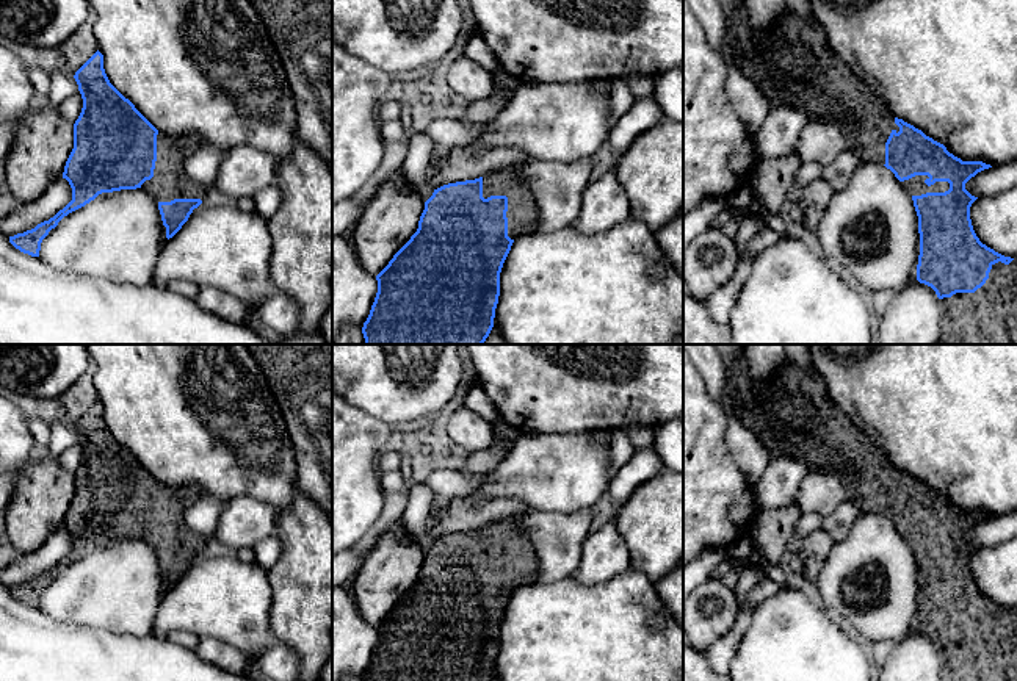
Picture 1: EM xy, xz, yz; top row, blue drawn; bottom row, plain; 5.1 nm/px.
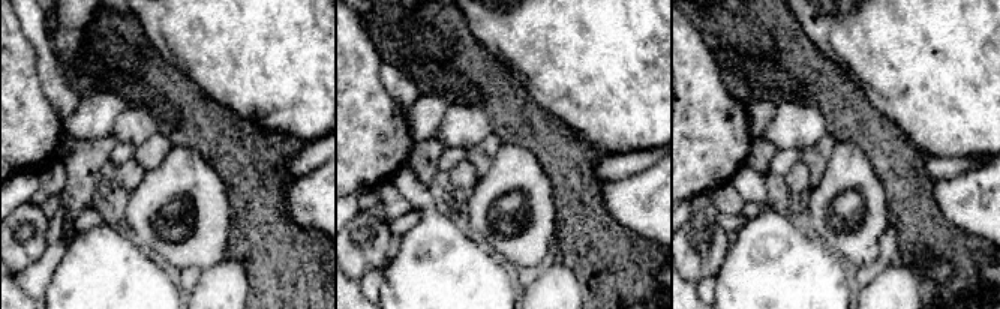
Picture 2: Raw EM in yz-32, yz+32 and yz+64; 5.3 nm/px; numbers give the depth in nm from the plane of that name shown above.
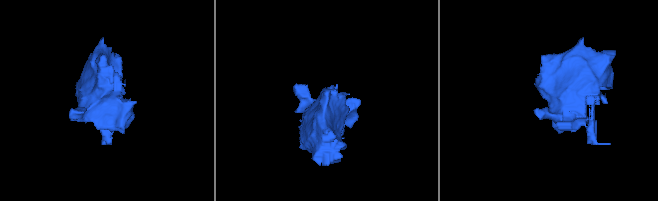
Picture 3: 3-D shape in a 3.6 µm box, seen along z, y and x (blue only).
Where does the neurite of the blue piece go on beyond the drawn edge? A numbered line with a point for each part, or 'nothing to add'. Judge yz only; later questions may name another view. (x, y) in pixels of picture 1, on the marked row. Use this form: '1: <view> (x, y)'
1: yz (915, 187)
2: yz (989, 315)

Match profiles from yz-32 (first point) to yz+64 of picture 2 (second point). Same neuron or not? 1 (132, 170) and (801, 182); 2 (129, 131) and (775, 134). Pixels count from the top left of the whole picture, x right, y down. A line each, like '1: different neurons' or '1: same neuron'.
1: same neuron
2: same neuron

